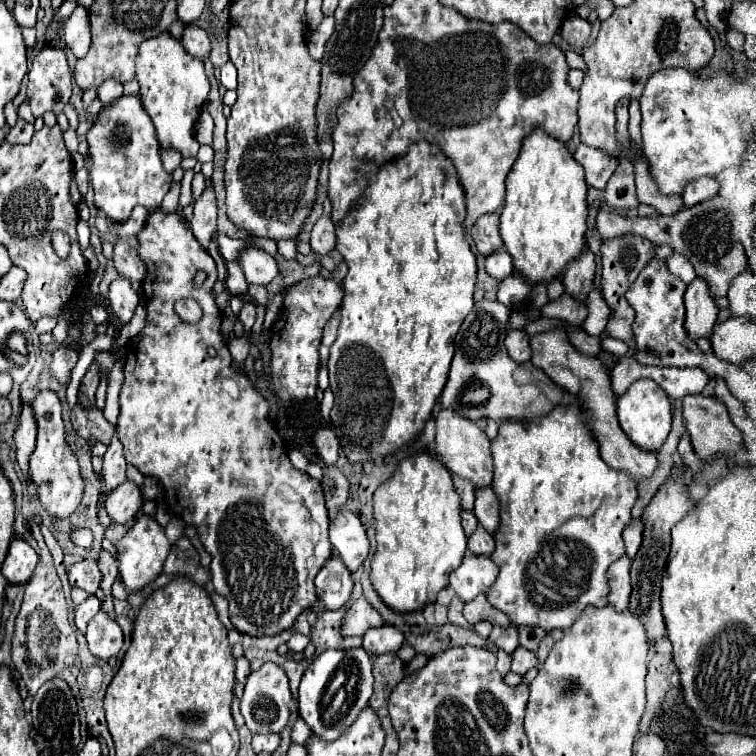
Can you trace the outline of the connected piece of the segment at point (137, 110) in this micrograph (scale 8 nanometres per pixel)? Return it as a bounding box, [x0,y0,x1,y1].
[88,95,172,221]

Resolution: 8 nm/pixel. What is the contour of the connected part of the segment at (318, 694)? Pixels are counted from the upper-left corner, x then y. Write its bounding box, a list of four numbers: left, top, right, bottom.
[298,649,372,741]

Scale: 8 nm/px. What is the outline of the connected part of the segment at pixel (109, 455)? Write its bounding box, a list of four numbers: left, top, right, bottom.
[102,428,126,491]

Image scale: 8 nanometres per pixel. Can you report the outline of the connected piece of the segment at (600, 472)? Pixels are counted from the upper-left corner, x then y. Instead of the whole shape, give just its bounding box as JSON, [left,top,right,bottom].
[488,405,636,631]

